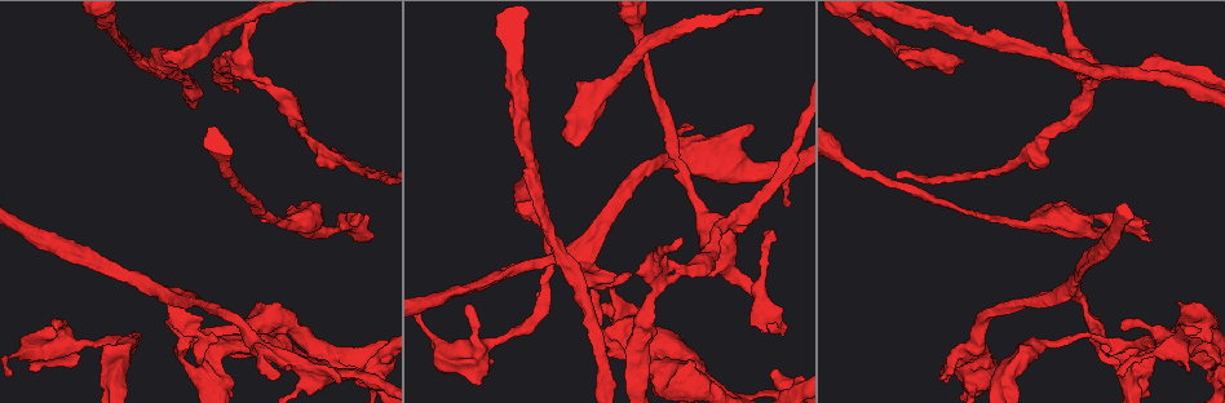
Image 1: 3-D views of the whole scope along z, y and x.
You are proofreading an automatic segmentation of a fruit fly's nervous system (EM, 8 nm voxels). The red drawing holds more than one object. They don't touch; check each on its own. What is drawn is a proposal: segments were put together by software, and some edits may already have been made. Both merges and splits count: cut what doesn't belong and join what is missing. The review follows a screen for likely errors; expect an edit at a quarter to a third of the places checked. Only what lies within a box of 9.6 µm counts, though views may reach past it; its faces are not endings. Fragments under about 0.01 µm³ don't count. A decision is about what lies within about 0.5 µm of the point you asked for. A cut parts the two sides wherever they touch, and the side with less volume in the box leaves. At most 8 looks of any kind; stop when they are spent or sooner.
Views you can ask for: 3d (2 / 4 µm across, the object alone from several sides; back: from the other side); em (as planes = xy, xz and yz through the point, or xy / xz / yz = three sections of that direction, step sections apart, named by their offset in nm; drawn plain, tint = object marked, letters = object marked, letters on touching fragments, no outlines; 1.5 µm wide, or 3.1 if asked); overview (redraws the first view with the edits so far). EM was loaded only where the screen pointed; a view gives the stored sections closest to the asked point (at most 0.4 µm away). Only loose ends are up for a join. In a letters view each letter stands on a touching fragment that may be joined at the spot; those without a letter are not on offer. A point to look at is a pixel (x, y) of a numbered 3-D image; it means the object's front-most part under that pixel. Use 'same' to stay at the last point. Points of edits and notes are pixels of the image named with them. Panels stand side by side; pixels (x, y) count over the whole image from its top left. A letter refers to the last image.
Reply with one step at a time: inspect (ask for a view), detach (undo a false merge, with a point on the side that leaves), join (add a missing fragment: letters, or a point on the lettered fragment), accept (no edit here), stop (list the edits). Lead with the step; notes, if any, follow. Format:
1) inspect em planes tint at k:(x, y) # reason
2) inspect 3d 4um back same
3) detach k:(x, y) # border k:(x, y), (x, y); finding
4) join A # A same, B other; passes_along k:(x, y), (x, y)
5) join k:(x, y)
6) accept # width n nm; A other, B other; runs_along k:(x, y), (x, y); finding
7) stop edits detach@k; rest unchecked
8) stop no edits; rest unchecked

inspect em yz step 8 letters at 1:(774, 231) # branch stops here

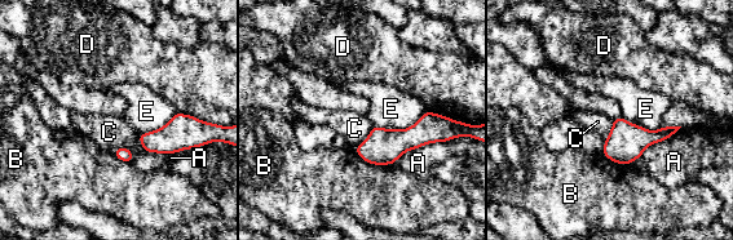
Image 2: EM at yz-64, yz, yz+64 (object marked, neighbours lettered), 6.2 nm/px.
inspect em xz step 4 letters same # another direction

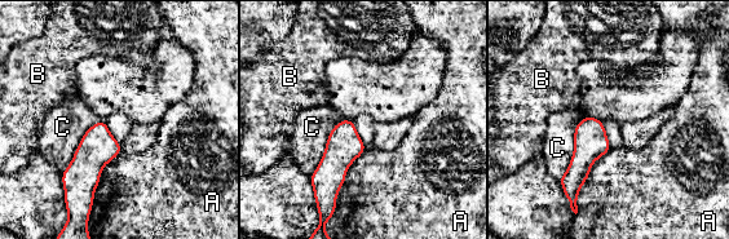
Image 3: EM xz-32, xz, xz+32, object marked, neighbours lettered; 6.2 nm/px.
accept # A other, B other, C other; border 3:(586, 115), (559, 178); no lettered fragment goes on from it

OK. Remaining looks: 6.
inspect em planes letters at 1:(1210, 376) # calibre changes

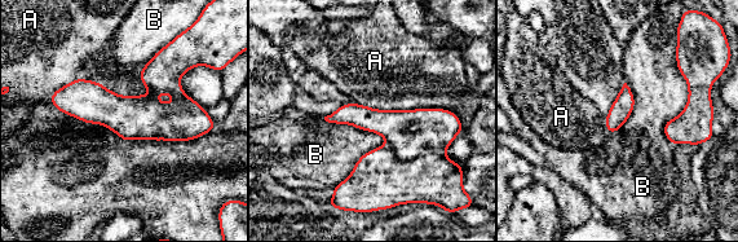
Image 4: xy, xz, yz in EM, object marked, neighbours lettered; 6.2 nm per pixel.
detach 4:(409, 132) # A other, B other; a second cell is stuck on

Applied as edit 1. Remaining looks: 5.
inspect 3d 2um at 1:(1185, 70) # narrows sharply

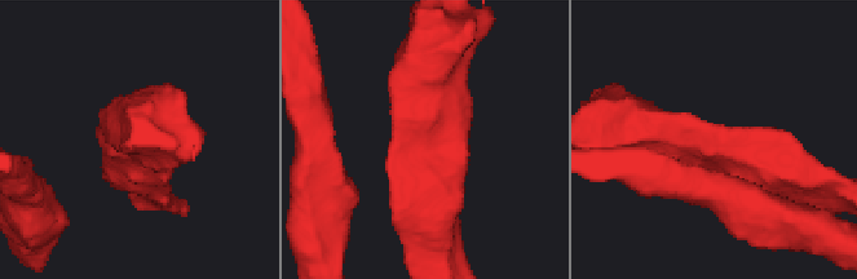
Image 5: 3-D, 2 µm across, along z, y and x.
inspect em yz step 8 tint at 5:(715, 151) # arm_widths 280, 380 nm; now the EM

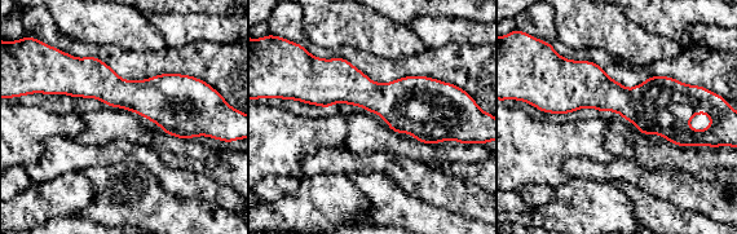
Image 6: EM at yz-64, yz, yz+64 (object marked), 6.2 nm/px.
inspect em planes letters same

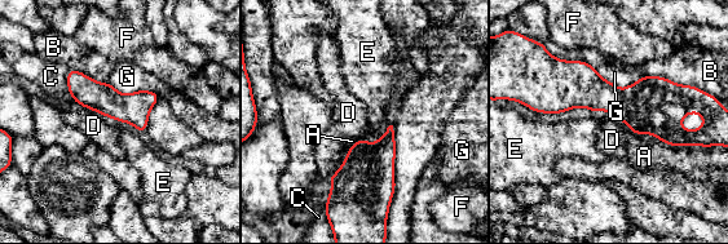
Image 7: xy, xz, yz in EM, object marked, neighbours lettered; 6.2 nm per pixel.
accept # A other, B other, C other, D other, E other, F other, G other; runs_along 7:(535, 92), (691, 105); continuous, no second cell

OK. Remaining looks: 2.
stop edits detach@4; rest unchecked

